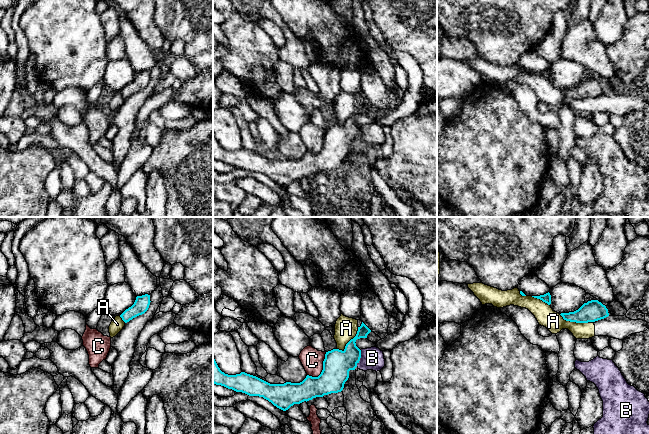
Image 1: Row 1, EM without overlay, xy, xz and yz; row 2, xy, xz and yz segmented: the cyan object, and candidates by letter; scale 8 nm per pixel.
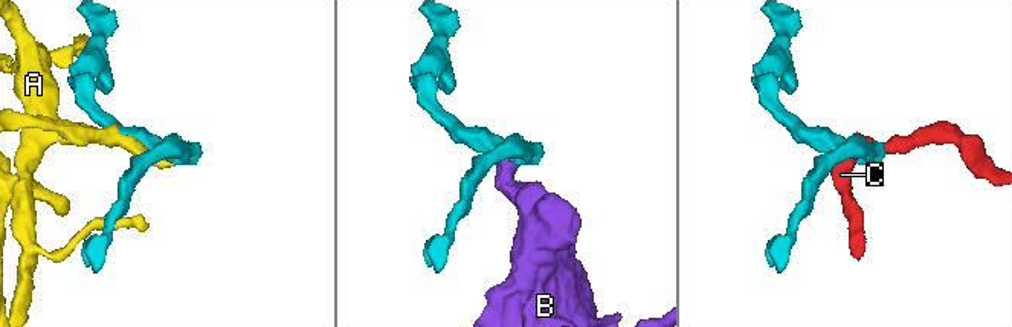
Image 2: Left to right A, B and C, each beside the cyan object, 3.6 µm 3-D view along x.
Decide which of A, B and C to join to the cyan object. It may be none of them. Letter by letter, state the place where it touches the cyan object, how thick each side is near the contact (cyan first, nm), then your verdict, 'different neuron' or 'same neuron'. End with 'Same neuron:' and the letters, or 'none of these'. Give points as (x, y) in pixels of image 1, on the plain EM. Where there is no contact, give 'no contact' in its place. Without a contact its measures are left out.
A: contact xz (349, 117); calibres 220 and 180 nm; different neuron
B: contact xz (359, 134); calibres 220 and 180 nm; different neuron
C: contact xz (323, 145); calibres 220 and 180 nm; different neuron
Same neuron: none of these

